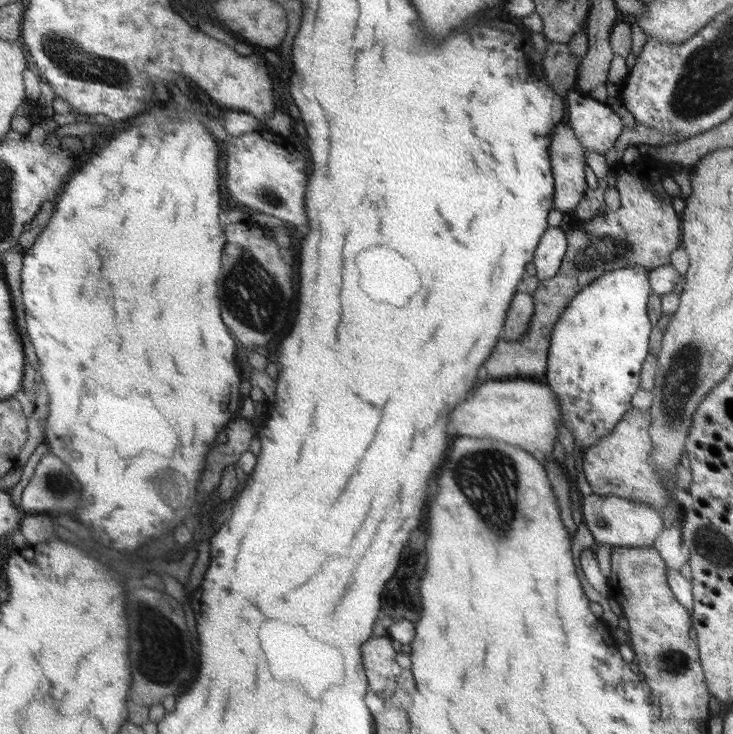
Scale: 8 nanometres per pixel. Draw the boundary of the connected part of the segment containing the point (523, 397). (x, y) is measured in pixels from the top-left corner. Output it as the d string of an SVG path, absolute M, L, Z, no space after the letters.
M492 378L481 382L469 398L456 405L449 426L461 438L494 439L522 447L536 458L552 459L554 445L559 442L557 422L563 425L558 398L550 386L520 378Z

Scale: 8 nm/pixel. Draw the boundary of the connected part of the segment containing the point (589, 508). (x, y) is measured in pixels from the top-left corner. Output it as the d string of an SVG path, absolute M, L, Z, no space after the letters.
M594 492L584 497L582 521L597 542L613 547L652 547L664 521L656 509L646 503L634 503L614 495L599 495Z

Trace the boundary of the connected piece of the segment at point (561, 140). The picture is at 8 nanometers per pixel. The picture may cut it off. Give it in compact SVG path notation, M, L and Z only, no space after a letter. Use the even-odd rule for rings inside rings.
M564 122L556 126L550 137L550 165L554 174L554 204L563 213L576 208L584 198L584 147L576 132Z

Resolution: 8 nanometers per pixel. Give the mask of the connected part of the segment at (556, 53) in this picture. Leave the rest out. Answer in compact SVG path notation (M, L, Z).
M548 43L544 51L542 69L549 86L560 97L567 97L574 89L579 74L581 60L570 53L570 48L562 43Z

